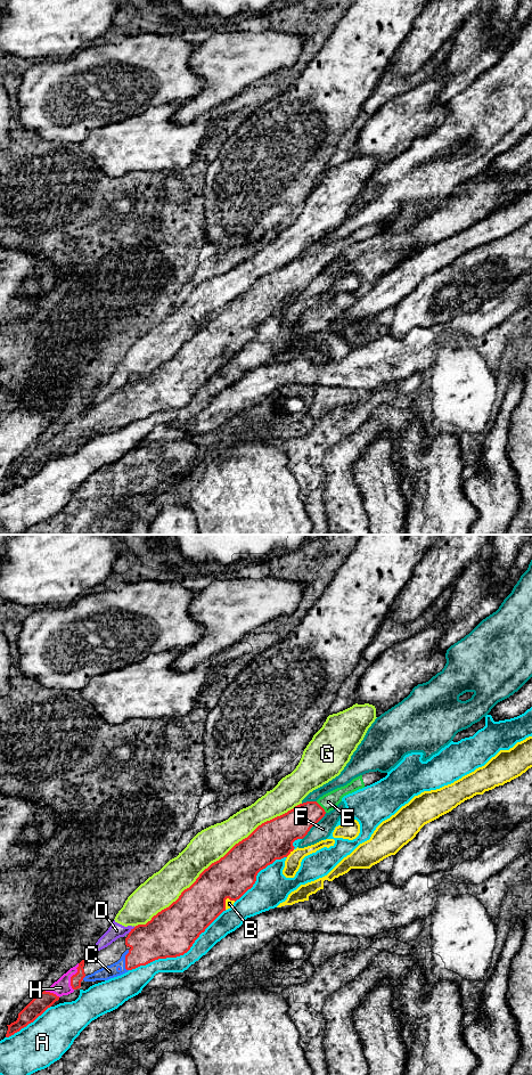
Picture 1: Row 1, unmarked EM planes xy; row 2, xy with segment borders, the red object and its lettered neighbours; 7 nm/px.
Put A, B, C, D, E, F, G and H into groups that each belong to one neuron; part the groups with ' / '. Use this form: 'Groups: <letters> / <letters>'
Groups: A / B / C E H / D G / F

